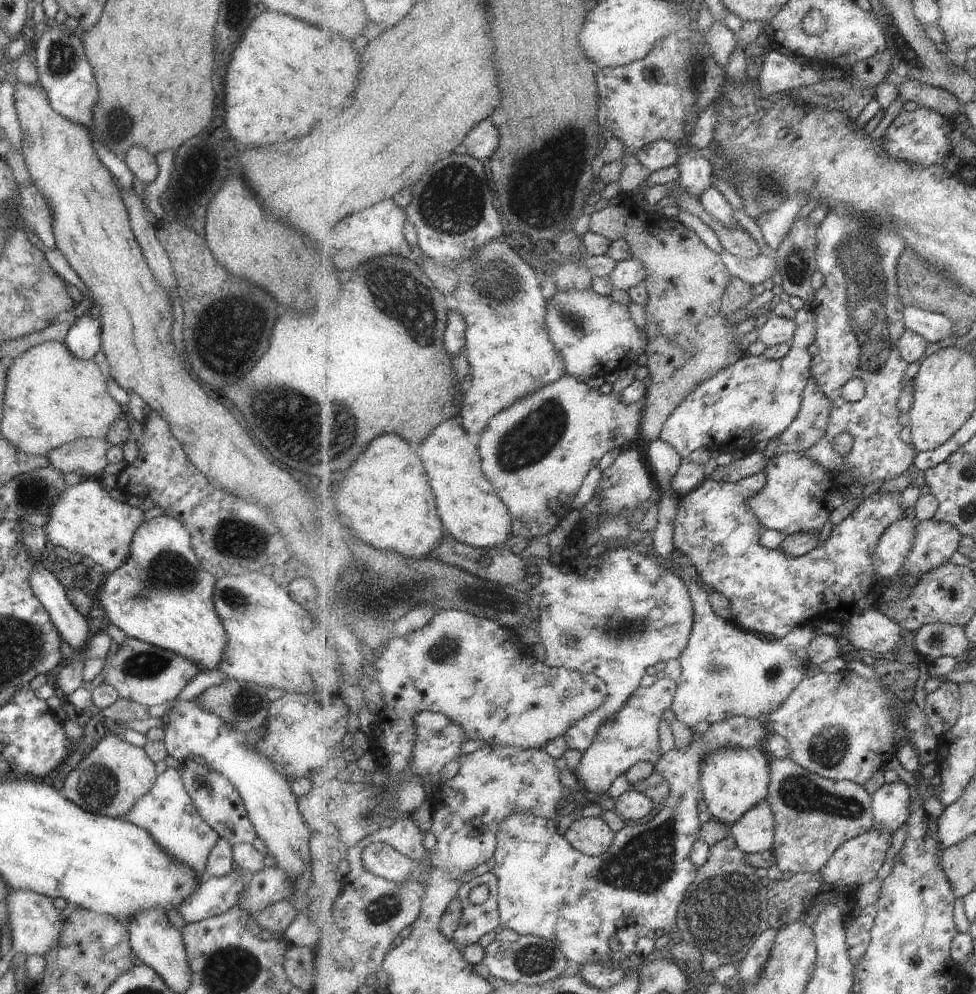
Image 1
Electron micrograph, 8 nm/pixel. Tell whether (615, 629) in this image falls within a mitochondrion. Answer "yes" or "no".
yes

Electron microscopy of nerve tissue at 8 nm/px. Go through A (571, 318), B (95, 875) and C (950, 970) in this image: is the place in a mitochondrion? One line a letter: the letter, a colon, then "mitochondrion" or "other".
A: mitochondrion
B: other
C: other

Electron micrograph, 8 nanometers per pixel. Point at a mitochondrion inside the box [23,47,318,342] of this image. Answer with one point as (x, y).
(117, 124)

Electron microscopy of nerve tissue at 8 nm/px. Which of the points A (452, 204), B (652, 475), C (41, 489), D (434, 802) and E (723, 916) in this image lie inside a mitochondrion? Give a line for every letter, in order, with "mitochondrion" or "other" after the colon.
A: mitochondrion
B: other
C: mitochondrion
D: other
E: mitochondrion

